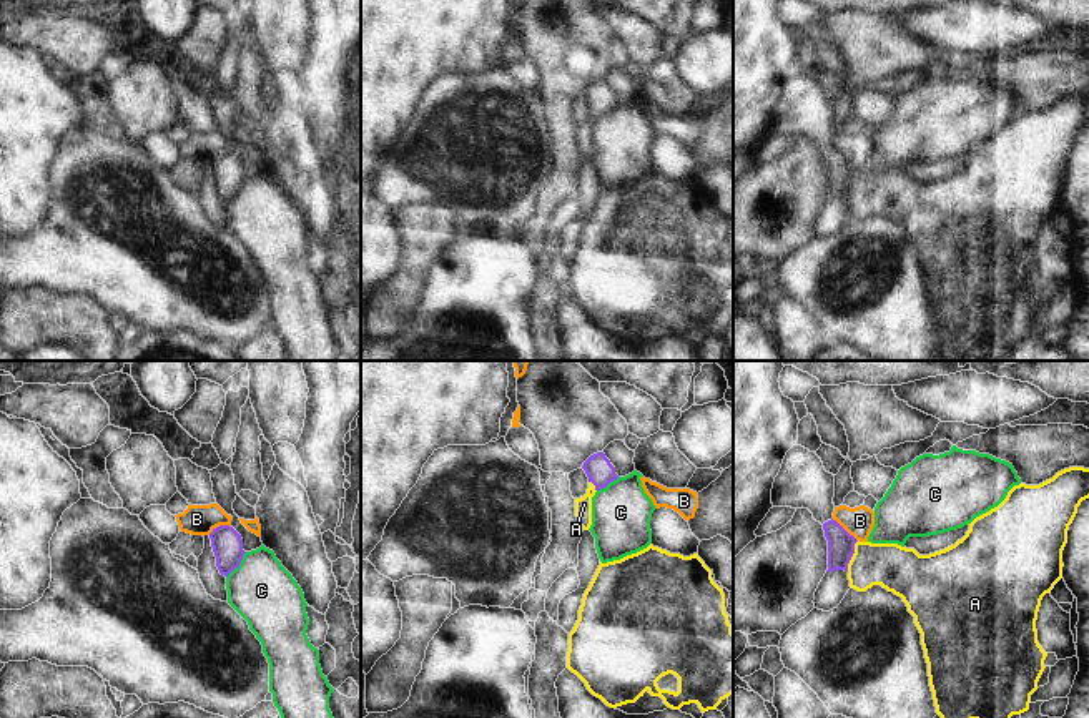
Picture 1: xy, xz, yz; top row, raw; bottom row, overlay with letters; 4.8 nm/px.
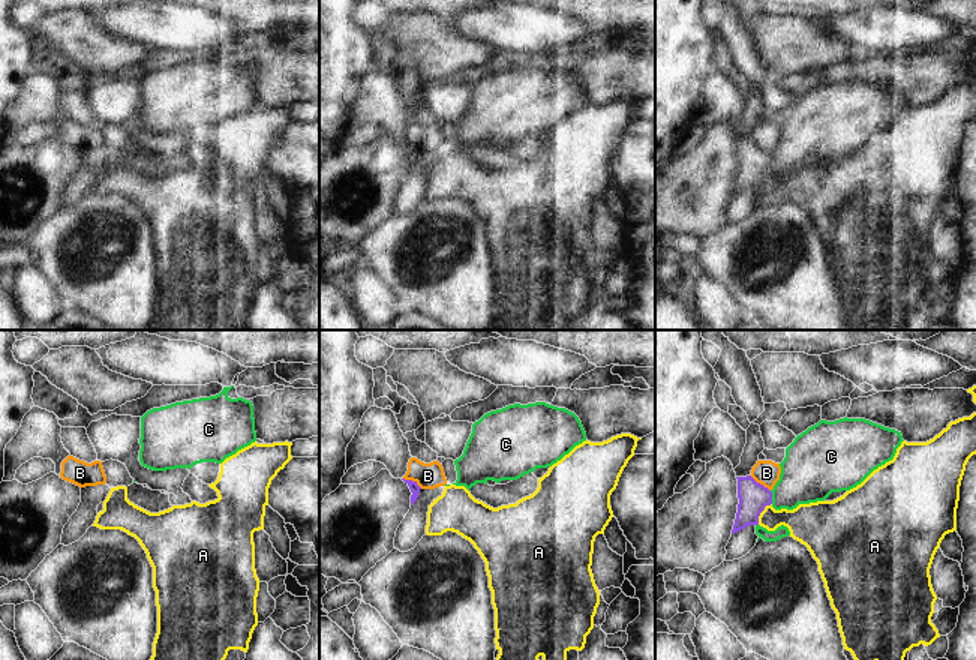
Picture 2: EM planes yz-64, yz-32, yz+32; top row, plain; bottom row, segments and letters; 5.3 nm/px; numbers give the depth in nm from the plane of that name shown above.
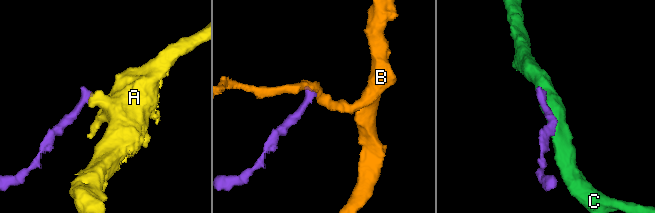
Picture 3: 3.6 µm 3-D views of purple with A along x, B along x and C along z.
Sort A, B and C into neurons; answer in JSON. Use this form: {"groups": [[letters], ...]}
{"groups": [["A"], ["B"], ["C"]]}

